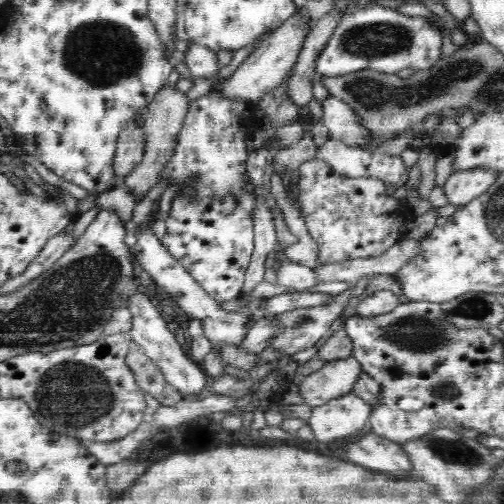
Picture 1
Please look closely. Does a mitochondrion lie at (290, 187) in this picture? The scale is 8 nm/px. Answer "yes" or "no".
no

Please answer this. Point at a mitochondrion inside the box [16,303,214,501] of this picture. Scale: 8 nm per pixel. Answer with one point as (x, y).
(74, 394)

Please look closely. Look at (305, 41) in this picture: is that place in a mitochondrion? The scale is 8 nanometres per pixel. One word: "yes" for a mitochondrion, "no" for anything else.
no

